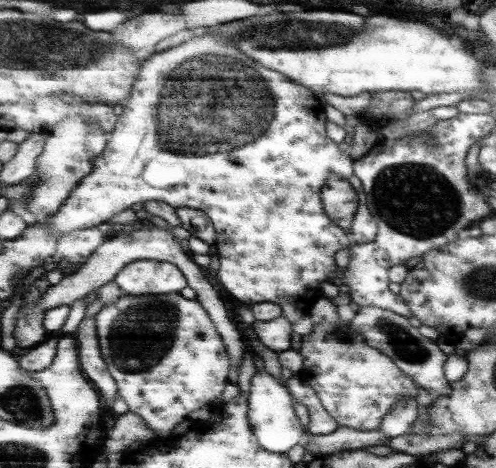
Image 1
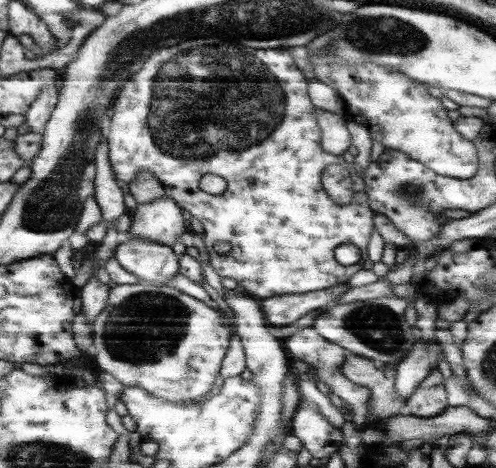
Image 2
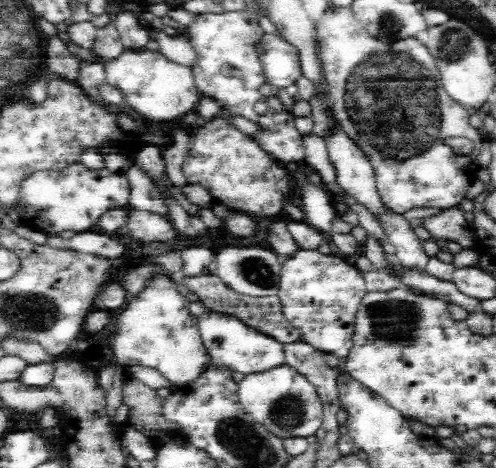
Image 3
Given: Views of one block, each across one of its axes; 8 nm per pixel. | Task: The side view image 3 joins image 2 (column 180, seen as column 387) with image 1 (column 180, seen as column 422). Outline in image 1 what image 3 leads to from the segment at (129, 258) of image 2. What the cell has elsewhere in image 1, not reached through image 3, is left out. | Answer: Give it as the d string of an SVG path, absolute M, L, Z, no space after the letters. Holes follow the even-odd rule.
M137 260L123 268L121 276L115 280L131 296L149 296L149 294L179 294L189 286L185 272L171 262L157 260Z

